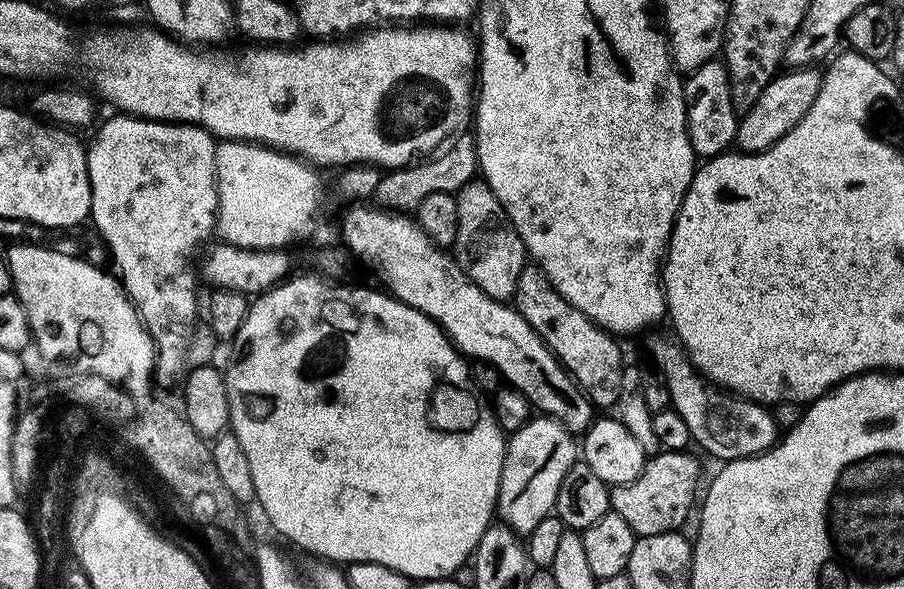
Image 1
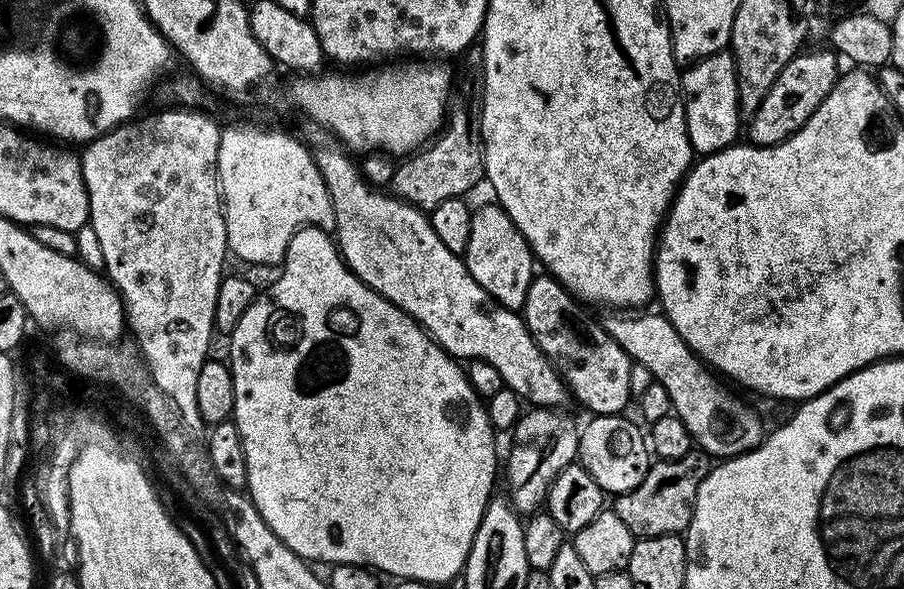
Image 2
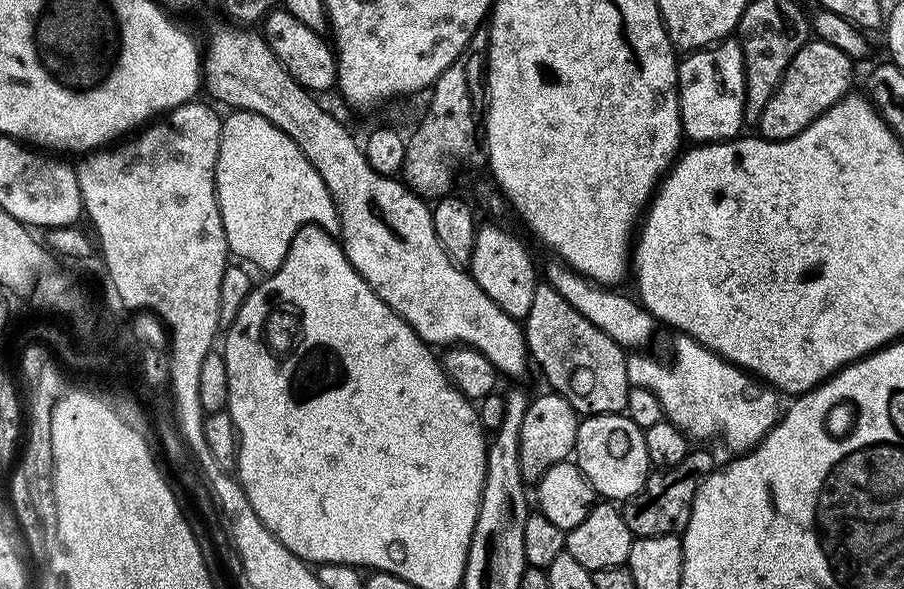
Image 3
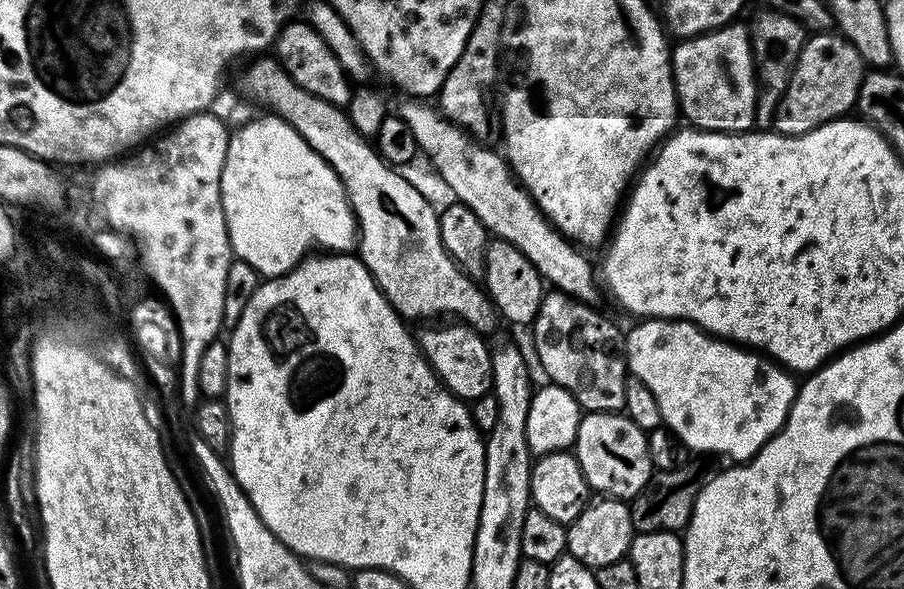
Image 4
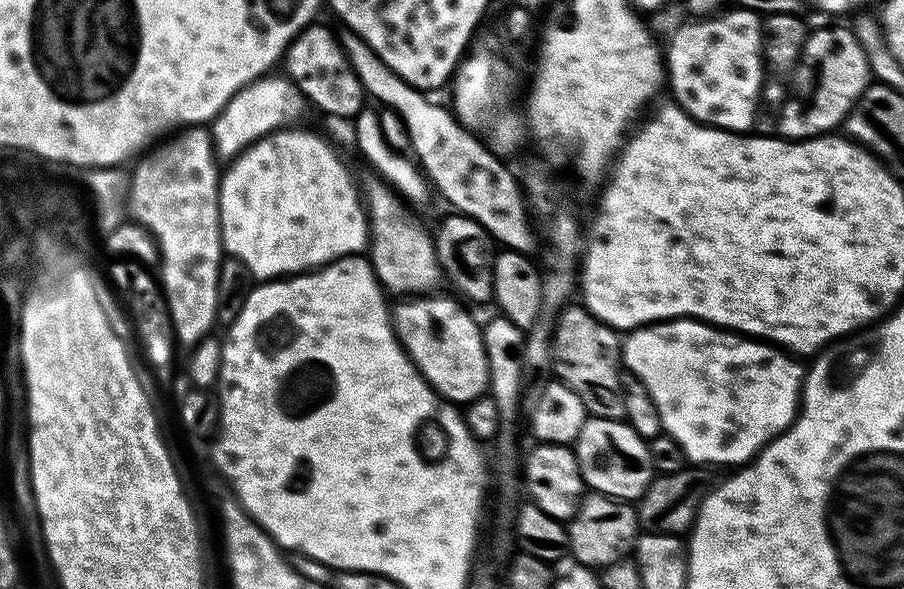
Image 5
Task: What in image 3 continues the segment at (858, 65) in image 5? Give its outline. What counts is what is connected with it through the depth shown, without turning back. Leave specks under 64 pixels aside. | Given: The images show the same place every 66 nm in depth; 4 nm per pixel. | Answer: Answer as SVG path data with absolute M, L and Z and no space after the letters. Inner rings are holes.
M819 38L809 39L808 43L796 49L792 54L790 66L784 72L780 85L772 92L762 118L758 132L766 140L789 140L794 138L806 126L810 126L830 106L849 95L852 84L852 67L854 61L830 42Z

